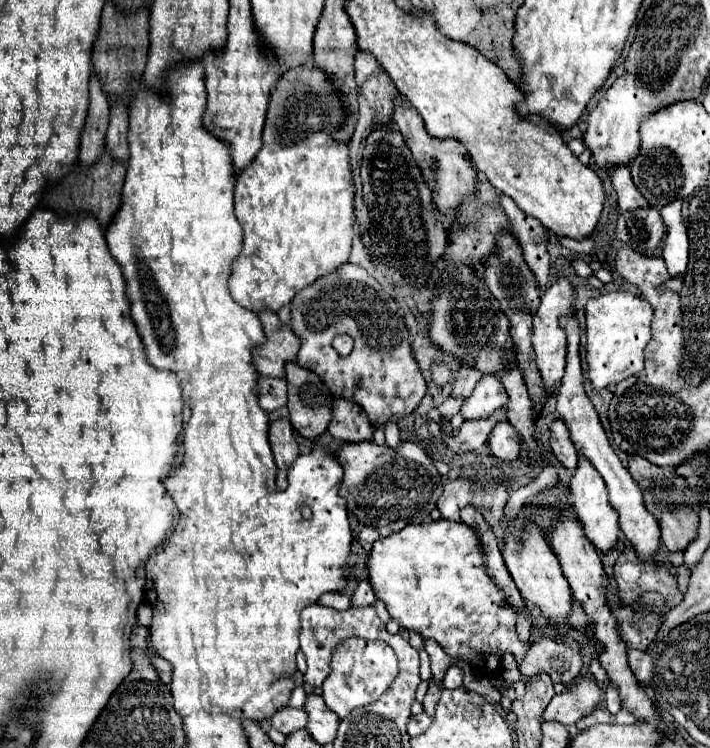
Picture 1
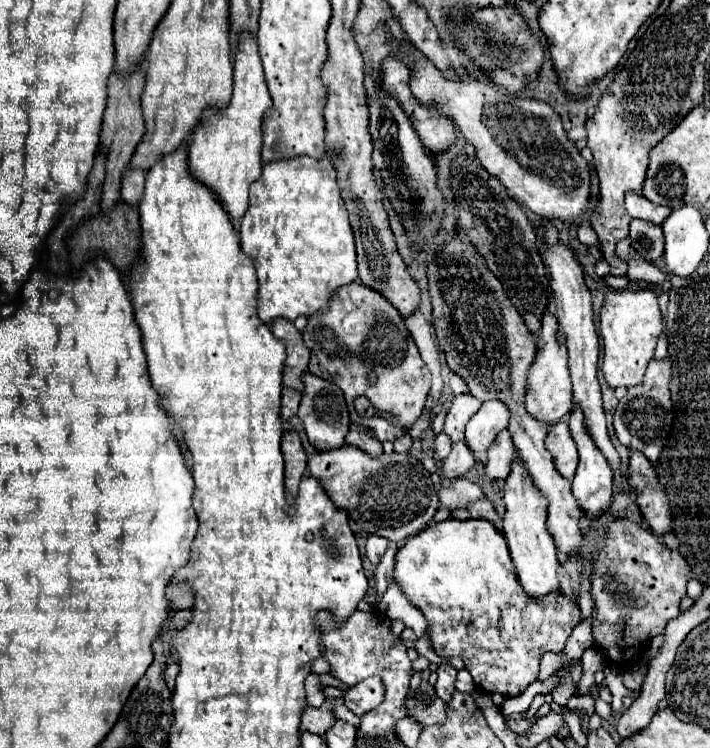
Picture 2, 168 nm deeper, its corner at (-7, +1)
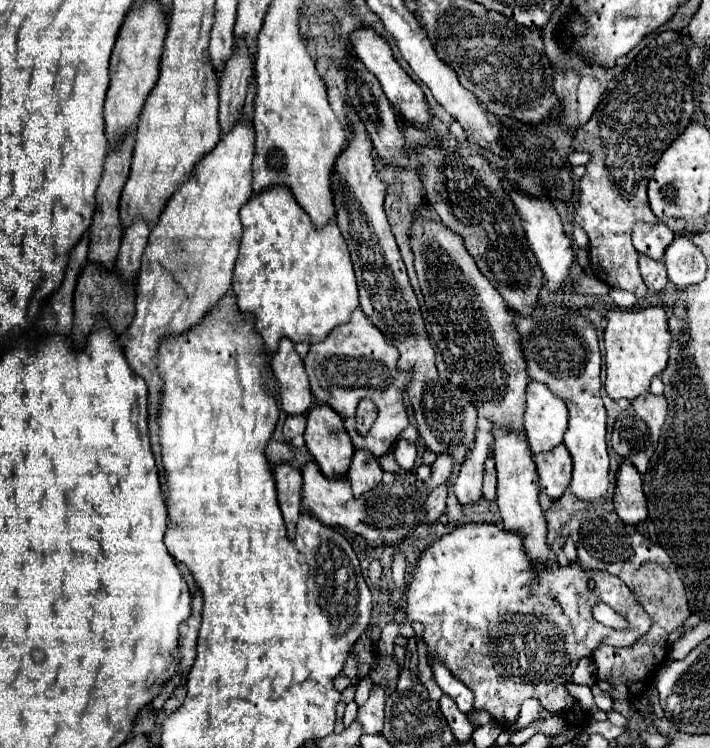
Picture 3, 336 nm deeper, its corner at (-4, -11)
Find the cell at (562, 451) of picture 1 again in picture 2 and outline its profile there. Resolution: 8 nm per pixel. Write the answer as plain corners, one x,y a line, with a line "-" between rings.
558,422
558,424
550,426
548,436
546,436
546,448
552,454
558,474
570,480
578,466
578,450
576,450
576,444
570,436
566,422

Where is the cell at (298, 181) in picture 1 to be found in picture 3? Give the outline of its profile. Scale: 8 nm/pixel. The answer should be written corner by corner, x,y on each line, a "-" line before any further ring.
271,186
259,194
253,194
253,198
241,208
241,224
243,236
235,262
233,290
239,310
255,316
255,328
265,342
267,354
277,350
277,344
283,336
291,338
293,342
315,344
321,342
335,326
349,322
351,312
359,306
357,282
347,244
335,220
329,220
321,228
315,226
287,186

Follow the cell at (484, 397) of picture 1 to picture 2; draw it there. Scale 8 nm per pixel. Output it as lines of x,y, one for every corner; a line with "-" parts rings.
490,400
484,402
466,424
466,446
472,450
476,466
484,466
486,450
494,442
498,432
506,428
508,418
510,414
506,412
506,406
498,400

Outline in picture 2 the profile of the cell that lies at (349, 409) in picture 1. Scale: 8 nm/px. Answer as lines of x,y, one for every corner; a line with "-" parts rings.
356,424
350,426
350,432
346,436
346,444
364,450
372,458
376,458
376,456
382,454
382,444
378,440
374,440
374,434
370,430
362,428
362,426
356,426

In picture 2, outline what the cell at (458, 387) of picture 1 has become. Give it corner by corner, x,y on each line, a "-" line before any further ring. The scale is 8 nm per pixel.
470,394
454,396
454,400
452,400
450,408
448,408
448,414
446,414
446,424
444,424
444,434
450,438
452,444
462,442
464,426
478,412
480,404
482,402
474,400
474,396
470,396

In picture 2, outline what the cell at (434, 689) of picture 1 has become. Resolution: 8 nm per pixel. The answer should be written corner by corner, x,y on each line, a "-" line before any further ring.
424,684
418,688
416,698
412,700
410,708
410,718
416,720
420,726
434,726
434,724
444,724
446,720
446,702
440,700
434,692
432,686

